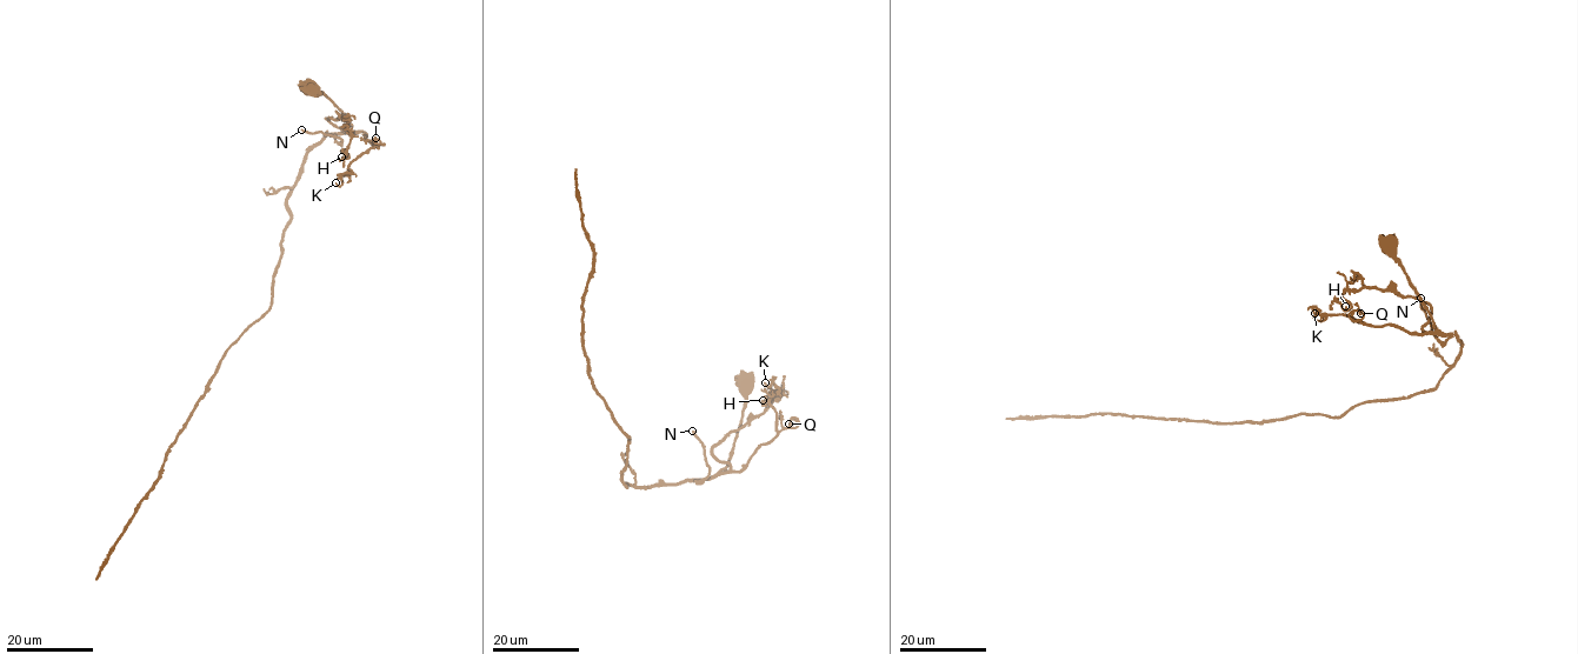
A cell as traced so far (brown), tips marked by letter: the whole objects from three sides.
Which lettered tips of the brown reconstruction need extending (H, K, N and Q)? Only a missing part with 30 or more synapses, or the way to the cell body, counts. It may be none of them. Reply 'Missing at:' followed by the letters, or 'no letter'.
Missing at: no letter

